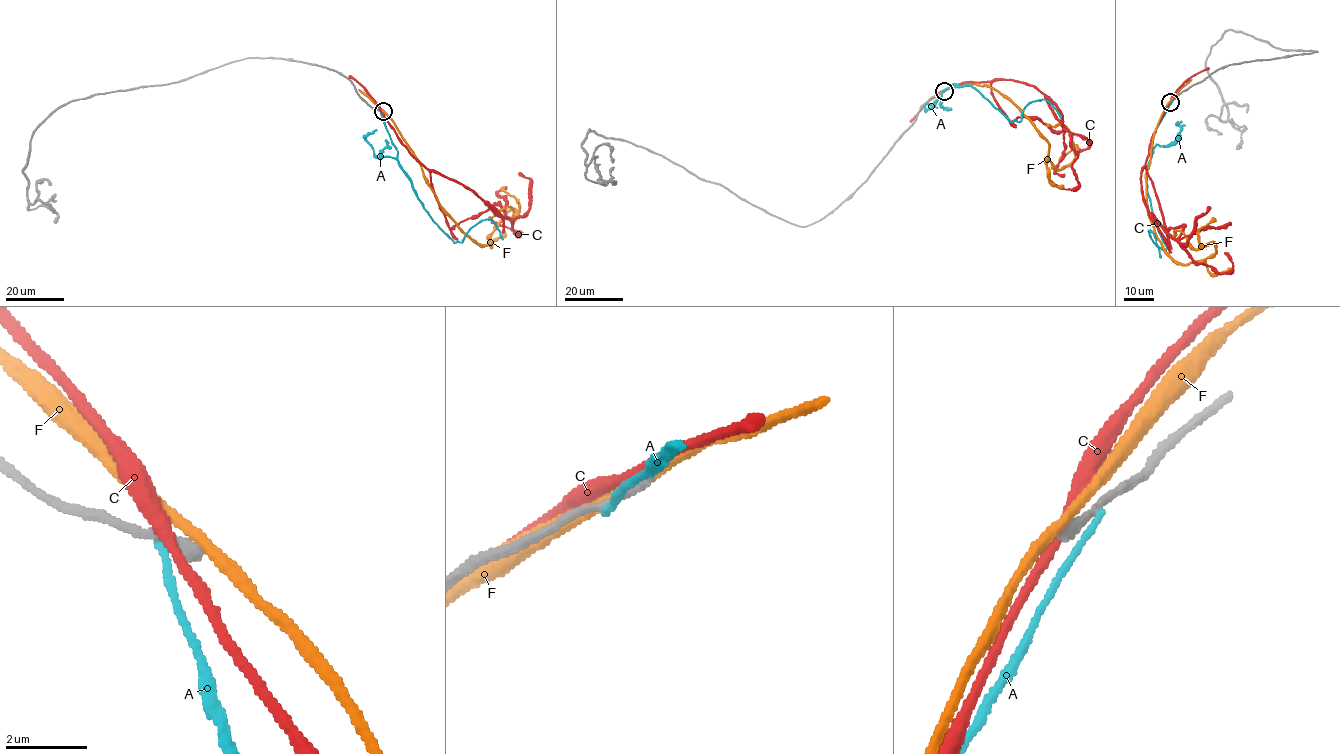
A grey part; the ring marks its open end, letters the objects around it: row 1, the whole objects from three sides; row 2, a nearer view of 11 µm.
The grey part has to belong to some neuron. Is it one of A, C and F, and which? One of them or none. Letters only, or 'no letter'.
no letter

